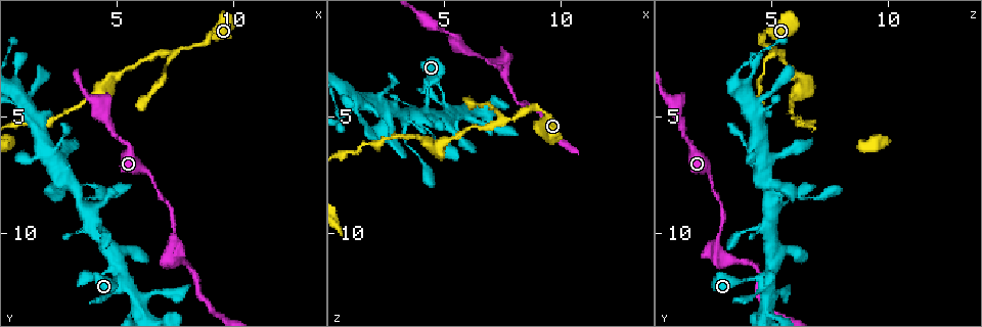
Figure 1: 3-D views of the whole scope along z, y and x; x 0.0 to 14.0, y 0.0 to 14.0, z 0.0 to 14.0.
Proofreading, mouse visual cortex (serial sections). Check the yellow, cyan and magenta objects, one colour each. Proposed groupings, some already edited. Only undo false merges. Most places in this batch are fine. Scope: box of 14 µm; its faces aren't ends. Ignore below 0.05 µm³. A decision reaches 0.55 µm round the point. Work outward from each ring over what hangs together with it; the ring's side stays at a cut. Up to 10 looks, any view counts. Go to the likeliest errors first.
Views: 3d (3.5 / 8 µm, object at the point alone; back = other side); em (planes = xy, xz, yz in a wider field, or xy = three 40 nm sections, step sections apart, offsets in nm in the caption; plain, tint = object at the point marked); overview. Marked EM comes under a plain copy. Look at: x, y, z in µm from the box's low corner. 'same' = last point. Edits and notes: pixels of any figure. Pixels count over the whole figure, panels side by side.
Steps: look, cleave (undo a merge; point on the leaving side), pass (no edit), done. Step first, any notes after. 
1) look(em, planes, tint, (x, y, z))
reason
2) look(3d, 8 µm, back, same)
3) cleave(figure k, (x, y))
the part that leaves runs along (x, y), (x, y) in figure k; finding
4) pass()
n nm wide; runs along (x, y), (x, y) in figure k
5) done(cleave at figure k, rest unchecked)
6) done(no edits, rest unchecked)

look(em, xy, step 3, tint, (7.5, 2.2, 5.1))
two arms in line, one across

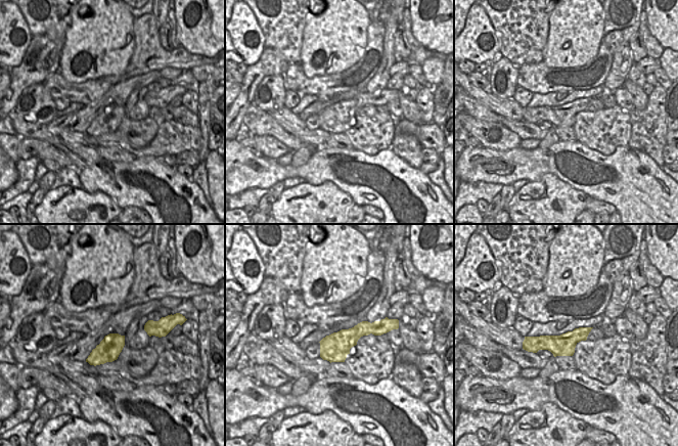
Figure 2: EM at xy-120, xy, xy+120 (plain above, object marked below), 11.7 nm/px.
look(3d, 3.5 µm, same)

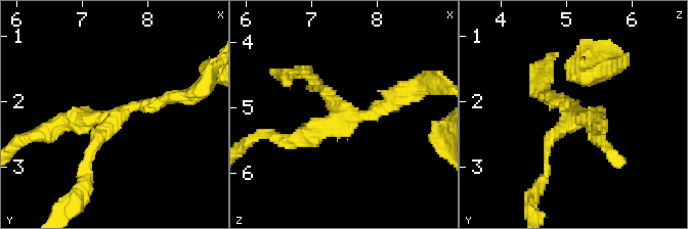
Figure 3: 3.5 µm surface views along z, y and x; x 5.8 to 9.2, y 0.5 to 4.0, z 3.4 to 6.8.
pass()
runs along (587, 329), (566, 343), (526, 345) in figure 2; all the same cell

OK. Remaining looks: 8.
look(3d, 3.5 µm, (7.4, 10.8, 2.6))
abrupt turn

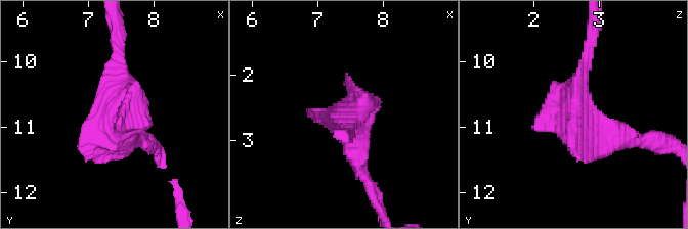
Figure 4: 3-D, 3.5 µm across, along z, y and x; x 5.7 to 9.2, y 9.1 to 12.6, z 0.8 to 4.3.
look(em, planes, tint, (7.45, 10.80, 2.65))

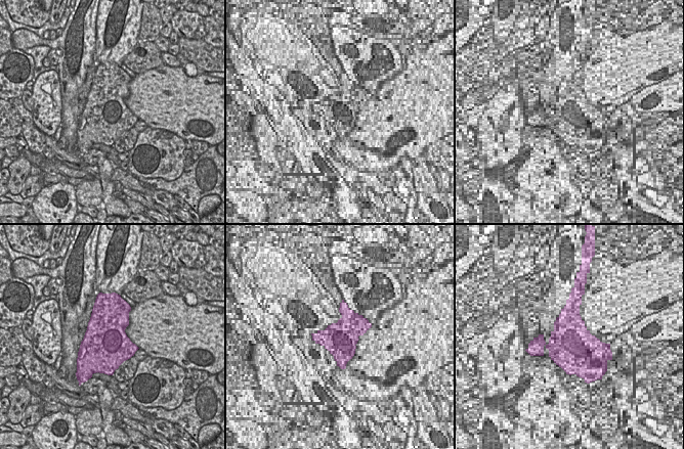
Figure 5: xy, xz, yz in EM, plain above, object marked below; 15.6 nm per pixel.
pass()
runs along (590, 50), (576, 116), (632, 138) in figure 4; one cell here

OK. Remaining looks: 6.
look(3d, 3.5 µm, back, (4.4, 3.7, 6.3))
abrupt turn

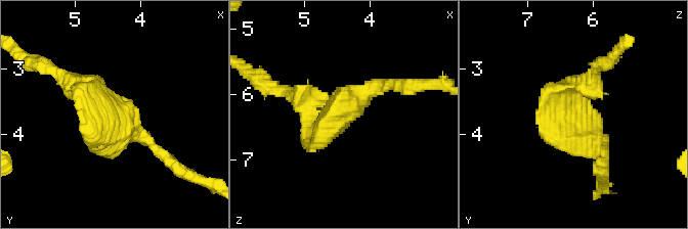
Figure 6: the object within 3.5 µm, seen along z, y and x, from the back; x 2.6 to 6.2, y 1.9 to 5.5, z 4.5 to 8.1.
look(em, planes, tint, (4.40, 3.65, 6.25))

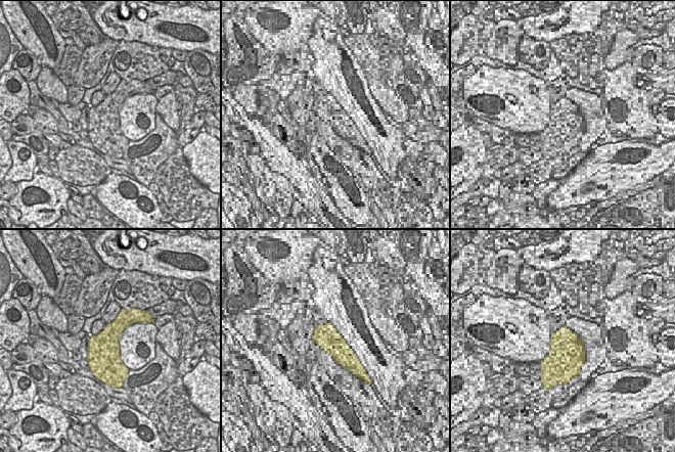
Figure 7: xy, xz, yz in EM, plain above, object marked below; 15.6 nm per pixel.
pass()
all the same cell

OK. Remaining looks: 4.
look(3d, 8 µm, (1.9, 6.5, 4.3))
four or more arms meet

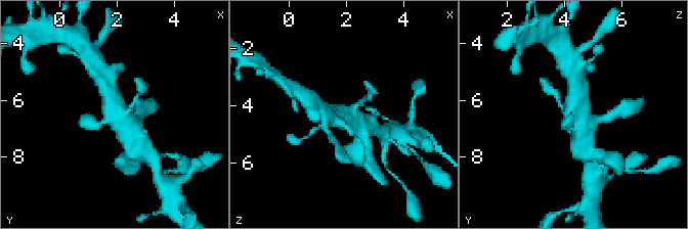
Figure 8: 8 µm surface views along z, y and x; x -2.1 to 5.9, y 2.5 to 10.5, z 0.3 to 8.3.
look(em, xy, step 5, tint, (1.8, 6.7, 4.3))
need the tissue

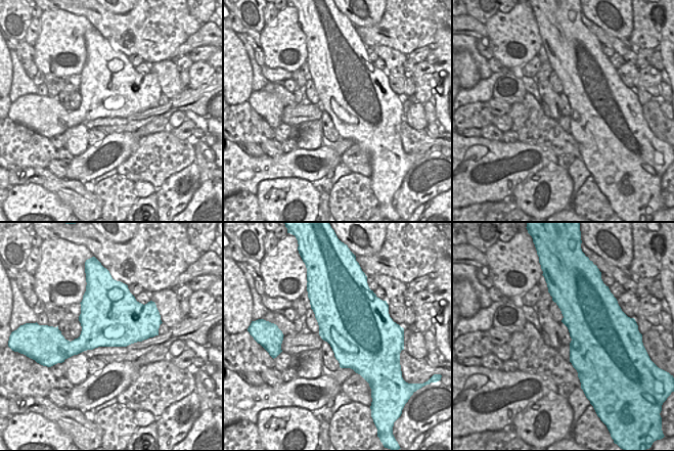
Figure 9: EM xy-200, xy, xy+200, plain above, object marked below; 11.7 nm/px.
pass()
4 arms; runs along (133, 137), (105, 87) in figure 8; all the same cell

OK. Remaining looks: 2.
done(no edits, rest unchecked)

